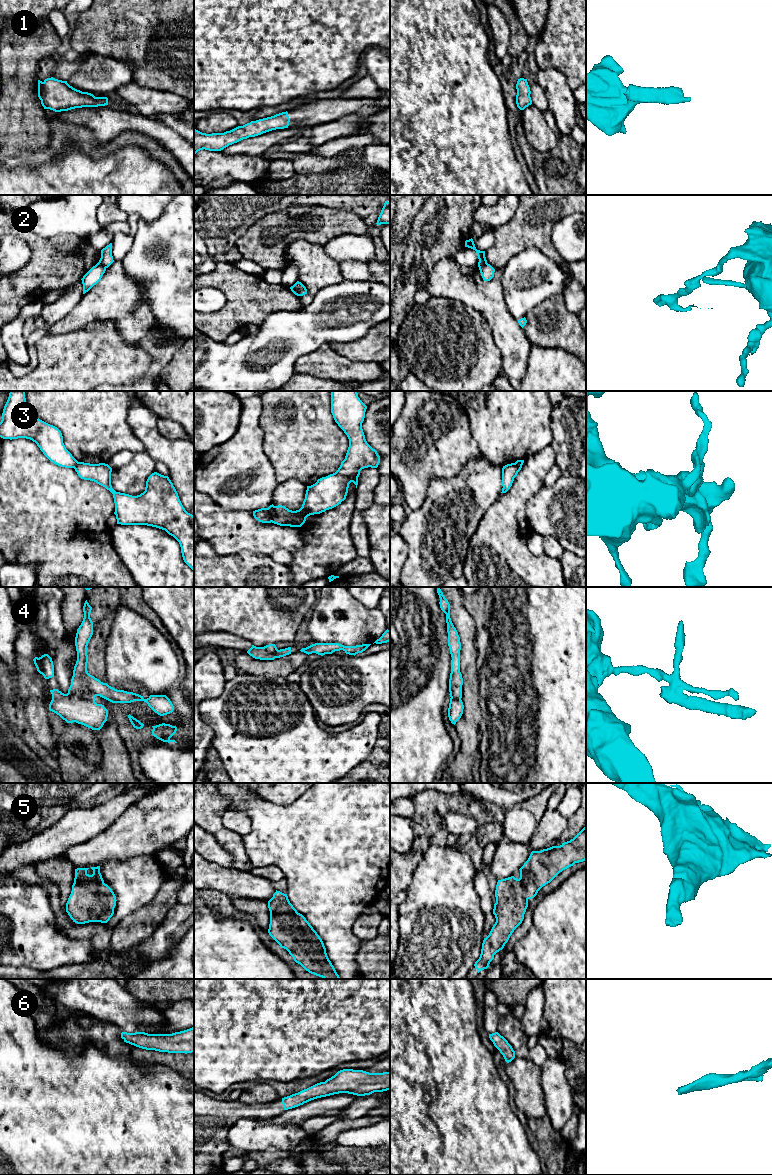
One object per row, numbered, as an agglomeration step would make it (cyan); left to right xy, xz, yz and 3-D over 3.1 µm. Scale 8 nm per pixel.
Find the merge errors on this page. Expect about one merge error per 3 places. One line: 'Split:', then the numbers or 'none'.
Split: 2, 3, 4

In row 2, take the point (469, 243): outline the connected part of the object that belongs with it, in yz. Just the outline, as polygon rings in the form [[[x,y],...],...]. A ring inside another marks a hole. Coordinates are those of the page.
[[[472,238],[465,241],[465,247],[471,248],[476,251],[478,259],[479,259],[478,267],[482,267],[484,264],[487,264],[487,260],[485,257],[485,251],[477,250]]]

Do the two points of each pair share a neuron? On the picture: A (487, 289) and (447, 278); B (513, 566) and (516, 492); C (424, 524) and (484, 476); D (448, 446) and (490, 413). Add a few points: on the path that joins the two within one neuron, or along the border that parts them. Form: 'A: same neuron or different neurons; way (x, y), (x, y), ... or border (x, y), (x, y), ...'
A: same neuron; way (477, 290), (472, 290), (464, 283), (457, 282)
B: same neuron; way (513, 548), (513, 510)
C: same neuron; way (439, 520), (469, 490)
D: different neurons; border (461, 407), (468, 417), (470, 433), (480, 450)

